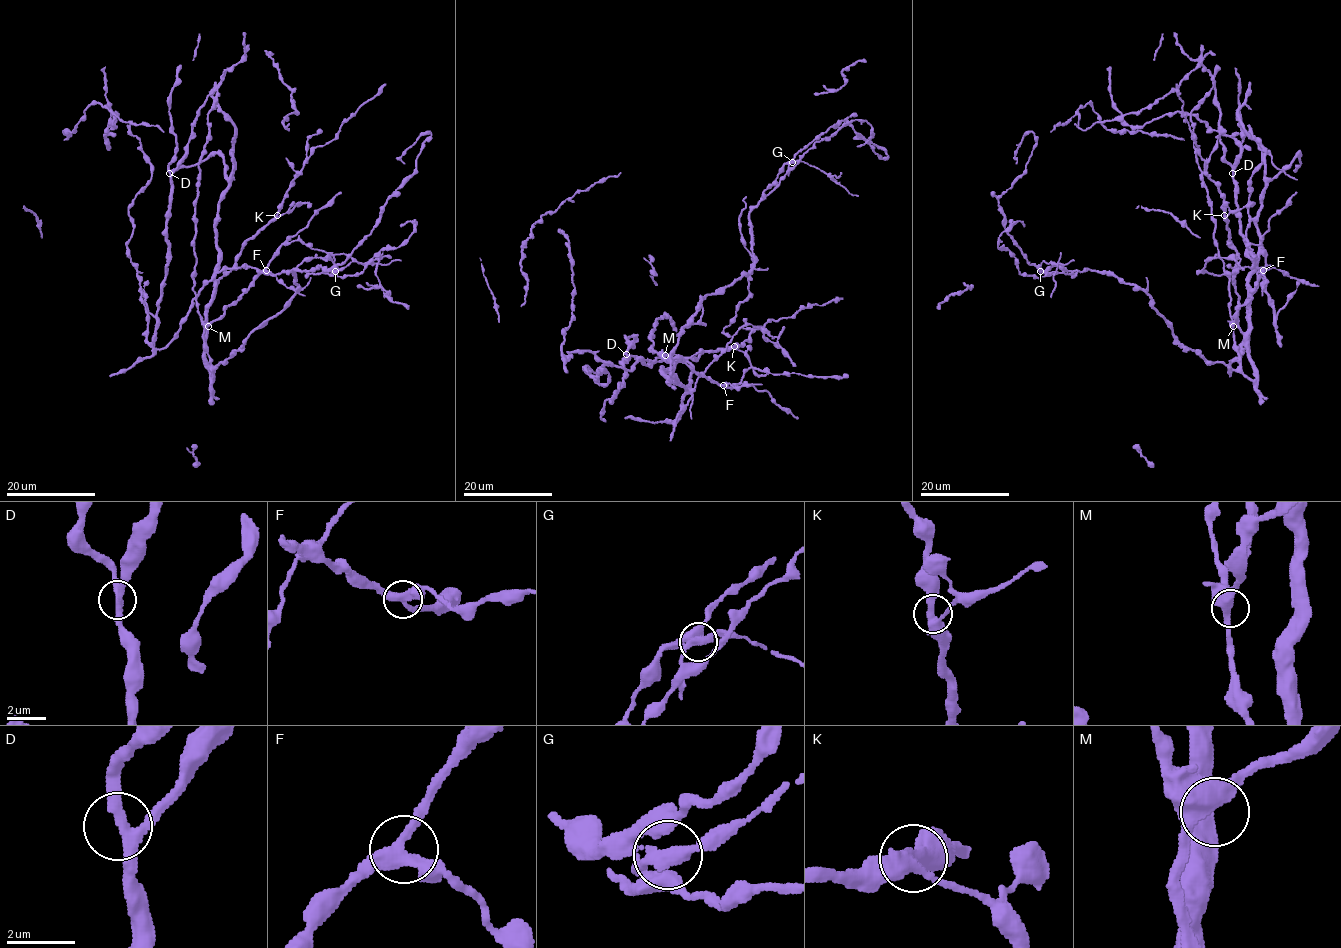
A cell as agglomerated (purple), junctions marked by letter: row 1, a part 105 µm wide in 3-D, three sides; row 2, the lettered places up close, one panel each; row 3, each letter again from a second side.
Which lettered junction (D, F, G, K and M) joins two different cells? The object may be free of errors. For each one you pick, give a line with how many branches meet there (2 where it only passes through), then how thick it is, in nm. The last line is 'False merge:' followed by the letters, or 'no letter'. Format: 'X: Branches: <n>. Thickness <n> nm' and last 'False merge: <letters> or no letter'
G: Branches: 3. Thickness 300 nm
False merge: G

